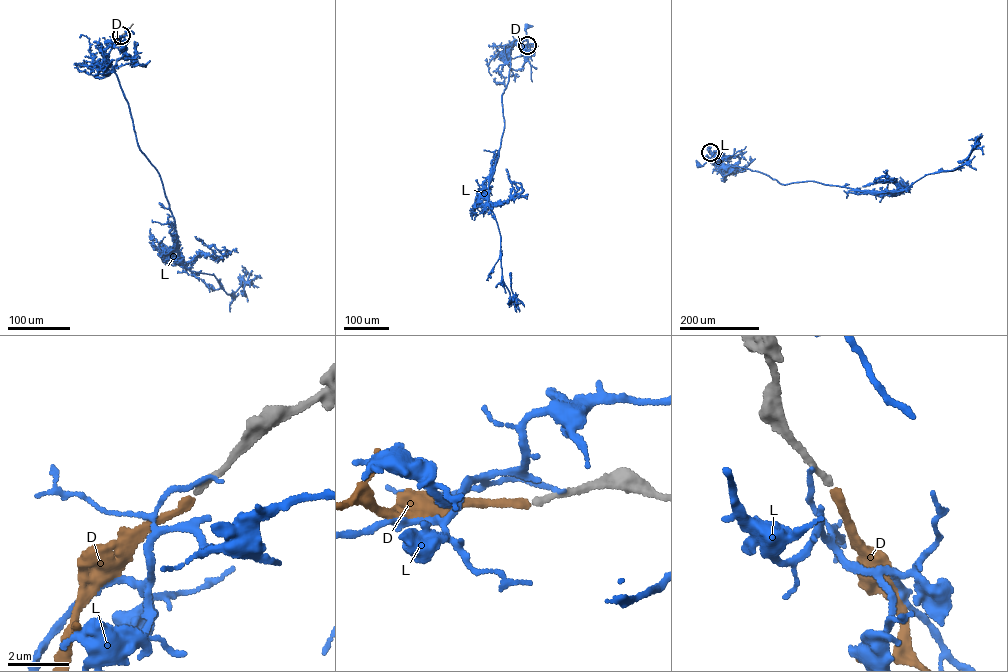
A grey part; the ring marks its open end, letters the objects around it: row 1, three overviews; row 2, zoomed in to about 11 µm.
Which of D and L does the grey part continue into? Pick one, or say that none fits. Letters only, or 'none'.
D

